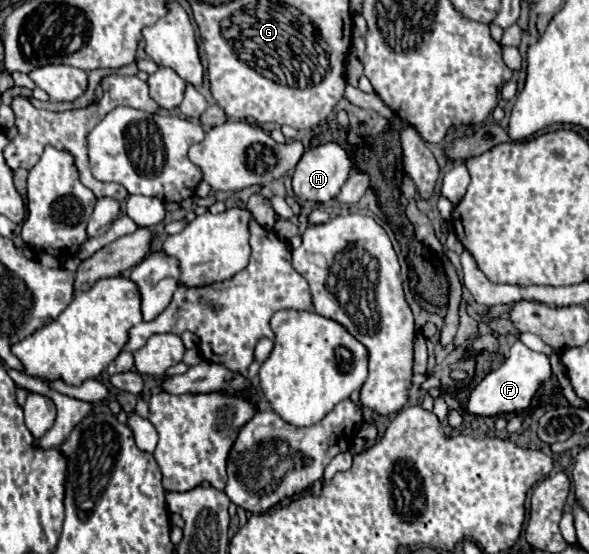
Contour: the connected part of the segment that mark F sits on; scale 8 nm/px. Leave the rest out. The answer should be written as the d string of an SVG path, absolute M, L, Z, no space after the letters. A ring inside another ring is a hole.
M516 342L510 348L510 356L504 360L504 364L490 372L470 394L468 398L468 412L476 416L496 416L496 414L520 414L532 406L532 400L538 392L538 388L550 380L552 370L546 354L534 352L526 348L522 342Z

